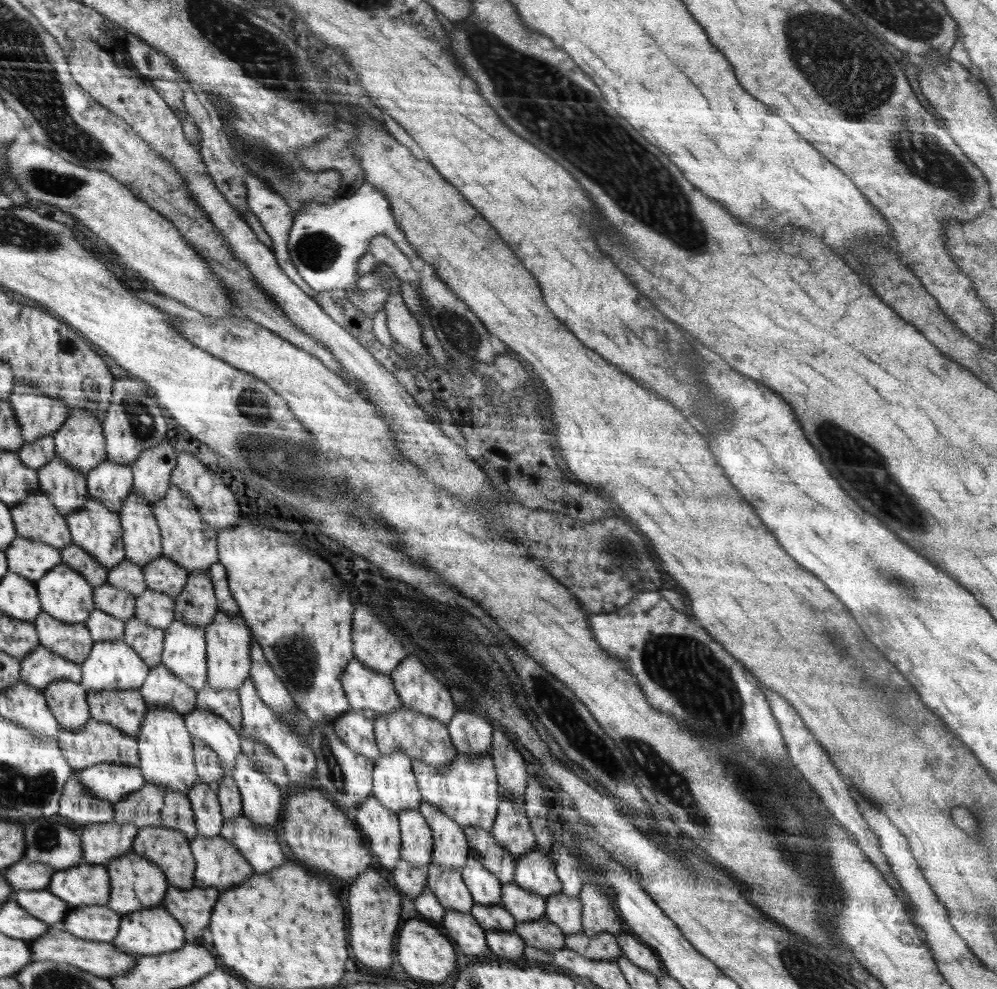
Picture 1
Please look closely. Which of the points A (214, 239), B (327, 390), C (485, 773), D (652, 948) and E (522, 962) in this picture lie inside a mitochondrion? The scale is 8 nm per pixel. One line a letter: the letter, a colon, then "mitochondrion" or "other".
A: other
B: other
C: other
D: other
E: other

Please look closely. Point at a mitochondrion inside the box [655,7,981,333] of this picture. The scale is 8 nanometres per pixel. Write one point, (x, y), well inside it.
(827, 50)

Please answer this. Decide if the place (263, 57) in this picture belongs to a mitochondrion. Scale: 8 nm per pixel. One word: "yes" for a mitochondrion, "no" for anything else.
yes

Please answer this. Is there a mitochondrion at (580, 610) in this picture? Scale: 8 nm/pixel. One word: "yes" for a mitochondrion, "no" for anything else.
no

